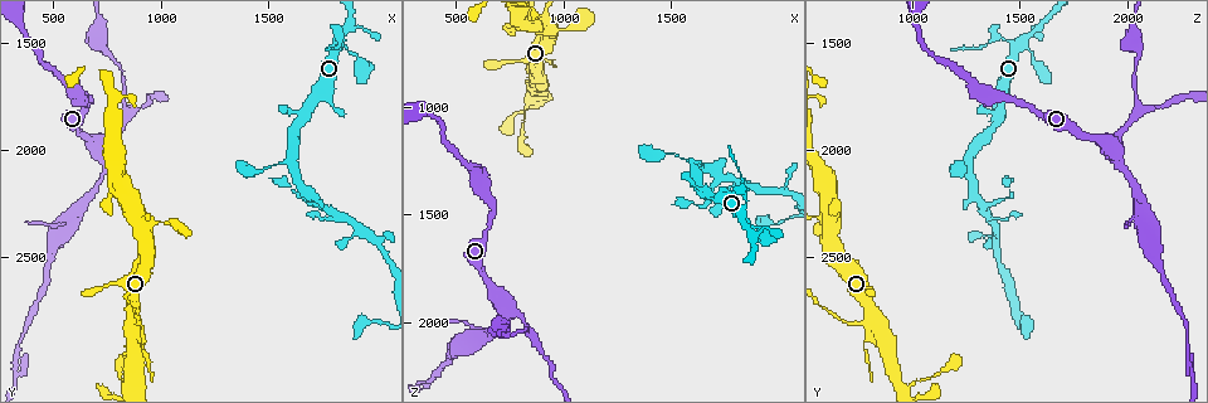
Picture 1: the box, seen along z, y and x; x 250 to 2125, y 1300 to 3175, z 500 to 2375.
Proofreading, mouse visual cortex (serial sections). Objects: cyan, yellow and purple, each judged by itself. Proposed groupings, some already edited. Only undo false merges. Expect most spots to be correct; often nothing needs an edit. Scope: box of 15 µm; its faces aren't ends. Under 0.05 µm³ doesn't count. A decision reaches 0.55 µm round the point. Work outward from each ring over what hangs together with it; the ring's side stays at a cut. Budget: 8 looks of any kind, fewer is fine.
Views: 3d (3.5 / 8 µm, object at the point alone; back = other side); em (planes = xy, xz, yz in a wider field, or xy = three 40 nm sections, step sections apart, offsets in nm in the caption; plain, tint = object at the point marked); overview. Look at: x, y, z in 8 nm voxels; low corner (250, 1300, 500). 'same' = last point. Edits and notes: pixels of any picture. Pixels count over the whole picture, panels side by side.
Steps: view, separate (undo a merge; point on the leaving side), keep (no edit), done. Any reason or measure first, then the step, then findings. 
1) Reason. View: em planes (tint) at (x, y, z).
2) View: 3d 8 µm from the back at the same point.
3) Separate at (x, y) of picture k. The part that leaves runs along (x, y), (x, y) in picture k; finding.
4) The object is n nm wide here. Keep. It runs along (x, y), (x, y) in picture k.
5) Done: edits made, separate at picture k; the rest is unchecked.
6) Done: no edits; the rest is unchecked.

Arms part here. View: 3d 3.5 µm at (830, 1840, 2030).

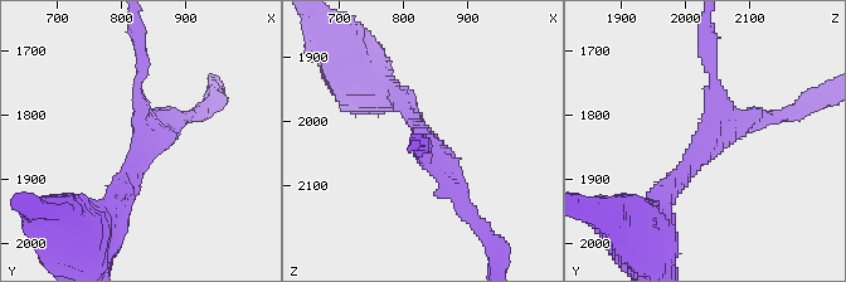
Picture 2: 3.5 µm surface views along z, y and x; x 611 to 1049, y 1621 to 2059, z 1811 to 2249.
3 arms meet here; the arms are 200, 200, 300 nm wide; now the EM. View: em xy step 3 (tint) at (830, 1840, 2030).

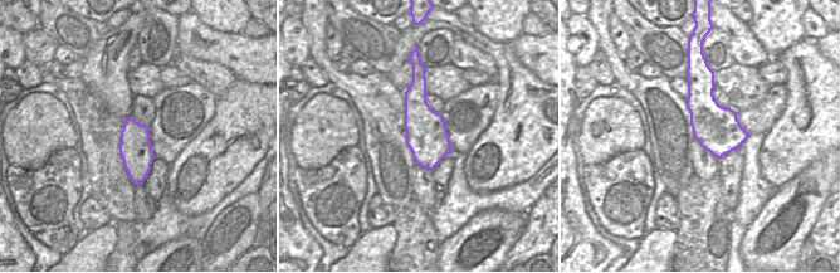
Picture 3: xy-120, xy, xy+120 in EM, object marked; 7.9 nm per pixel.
View: em planes (tint) at the same point.

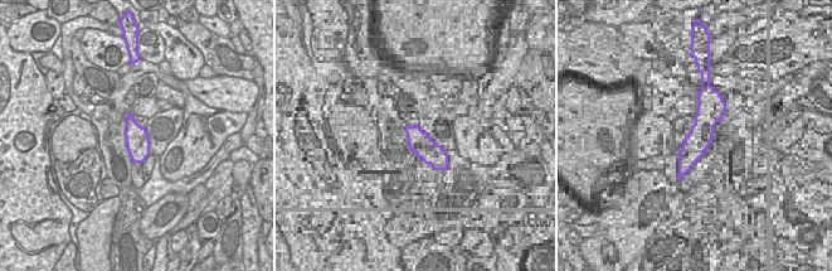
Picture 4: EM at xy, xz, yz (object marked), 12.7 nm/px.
Keep. It runs along (661, 204), (713, 124), (709, 62) in picture 2; all the same cell.

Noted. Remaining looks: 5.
Side arm on a straight run. View: 3d 3.5 µm at (1730, 2240, 1310).

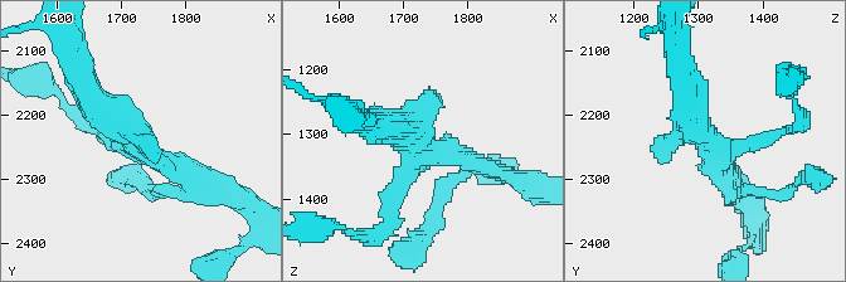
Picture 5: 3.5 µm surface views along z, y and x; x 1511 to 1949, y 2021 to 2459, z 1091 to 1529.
Need the tissue. View: em xy step 2 (tint) at (1715, 2230, 1315).

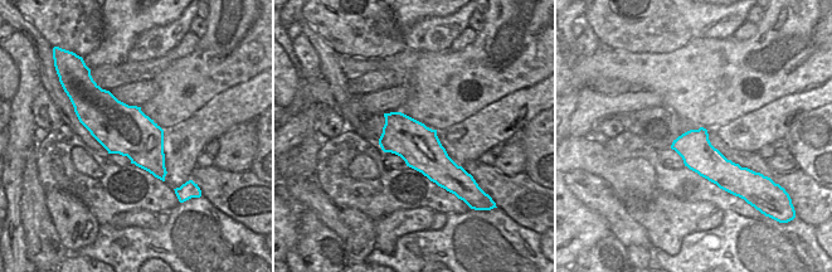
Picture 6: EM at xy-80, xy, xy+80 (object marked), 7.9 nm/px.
The object is 340 nm wide here. Keep. It runs along (78, 71), (159, 163), (198, 183) in picture 5; one cell here.

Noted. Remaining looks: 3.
Calibre changes. View: 3d 8 µm at (880, 2810, 790).

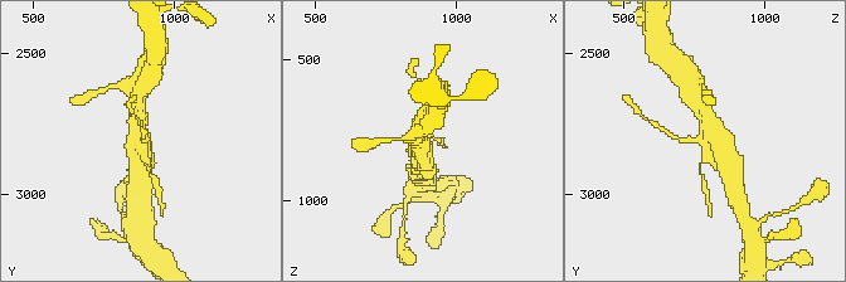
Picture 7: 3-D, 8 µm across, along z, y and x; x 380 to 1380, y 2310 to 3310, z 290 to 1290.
View: em xy step 5 (tint) at (880, 2810, 790).

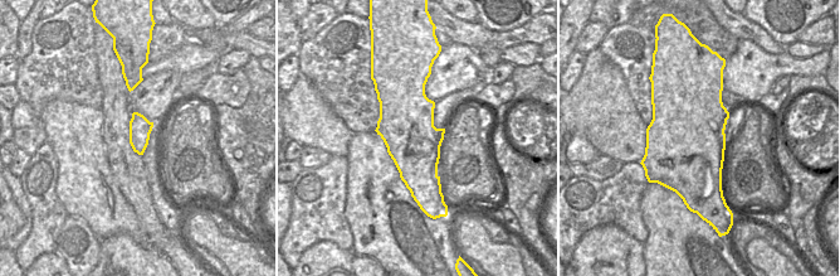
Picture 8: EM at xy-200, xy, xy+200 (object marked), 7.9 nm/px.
Keep. It runs along (701, 101), (729, 169) in picture 7; continuous, no second cell.

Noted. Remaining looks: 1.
Done: no edits; the rest is unchecked.

